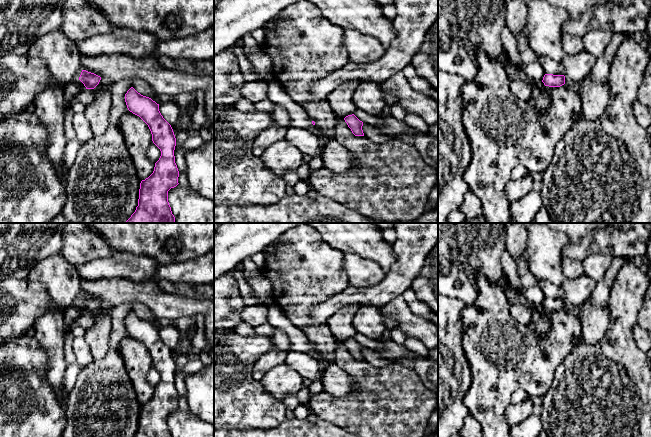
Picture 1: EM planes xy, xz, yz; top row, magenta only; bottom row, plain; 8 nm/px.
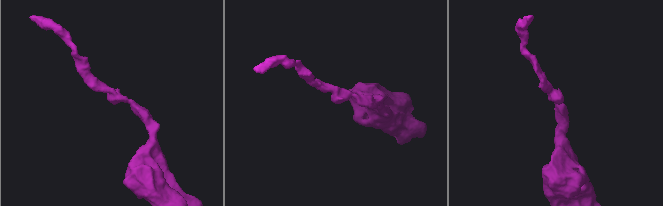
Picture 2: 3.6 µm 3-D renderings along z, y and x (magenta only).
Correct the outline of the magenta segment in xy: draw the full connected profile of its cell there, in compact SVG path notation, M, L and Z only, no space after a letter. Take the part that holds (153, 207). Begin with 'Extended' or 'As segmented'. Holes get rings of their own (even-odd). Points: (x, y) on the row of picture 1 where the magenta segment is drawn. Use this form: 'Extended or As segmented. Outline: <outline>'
As segmented. Outline: M133 87L125 94L125 102L128 110L148 125L152 141L161 151L153 173L141 181L138 206L125 223L175 223L168 202L168 191L179 184L173 129L161 115L159 104L141 95Z

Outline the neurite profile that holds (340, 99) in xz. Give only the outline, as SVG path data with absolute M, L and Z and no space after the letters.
M357 80L344 82L327 96L326 100L338 119L344 119L355 112L356 106L352 102L352 96L359 84L360 81Z

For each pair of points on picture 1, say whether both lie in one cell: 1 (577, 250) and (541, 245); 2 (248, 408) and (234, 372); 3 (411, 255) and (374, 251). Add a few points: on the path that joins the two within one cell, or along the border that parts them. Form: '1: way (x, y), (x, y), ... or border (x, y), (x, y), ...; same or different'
1: border (567, 241), (562, 249), (561, 258); different
2: way (239, 399), (234, 394), (234, 381); same
3: border (392, 245), (395, 261), (385, 274); different

